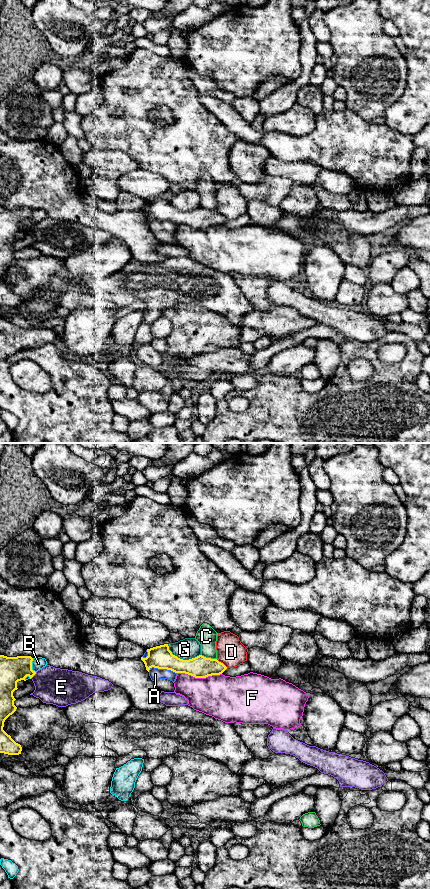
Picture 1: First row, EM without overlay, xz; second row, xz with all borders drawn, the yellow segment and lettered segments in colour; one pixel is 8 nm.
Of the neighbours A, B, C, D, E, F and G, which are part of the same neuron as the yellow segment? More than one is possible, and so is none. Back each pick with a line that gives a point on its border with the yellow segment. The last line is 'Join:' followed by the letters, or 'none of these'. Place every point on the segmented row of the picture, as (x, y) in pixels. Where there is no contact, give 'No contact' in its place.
Join: none of these

